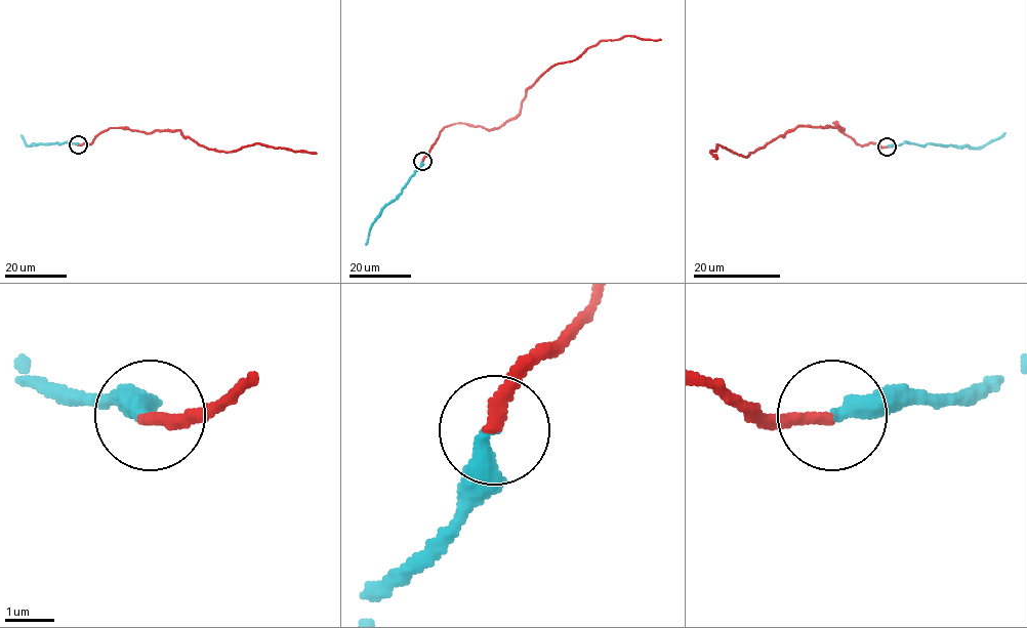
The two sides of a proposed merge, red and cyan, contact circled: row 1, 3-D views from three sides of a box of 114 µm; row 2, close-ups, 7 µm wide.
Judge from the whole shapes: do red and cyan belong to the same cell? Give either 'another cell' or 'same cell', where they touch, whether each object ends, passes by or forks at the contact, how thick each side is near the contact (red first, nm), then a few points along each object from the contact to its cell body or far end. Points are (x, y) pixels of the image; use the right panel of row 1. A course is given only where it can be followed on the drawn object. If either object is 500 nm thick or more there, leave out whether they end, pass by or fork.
same cell; at (887, 147); red ends there; cyan ends there; 280 nm thick on the red side, 360 nm on the other; red runs (888, 147), (858, 144), (833, 123), (844, 129), (798, 126), (744, 157), (717, 144), (710, 153), (716, 159); cyan runs (888, 147), (905, 142), (977, 148), (1005, 132)

